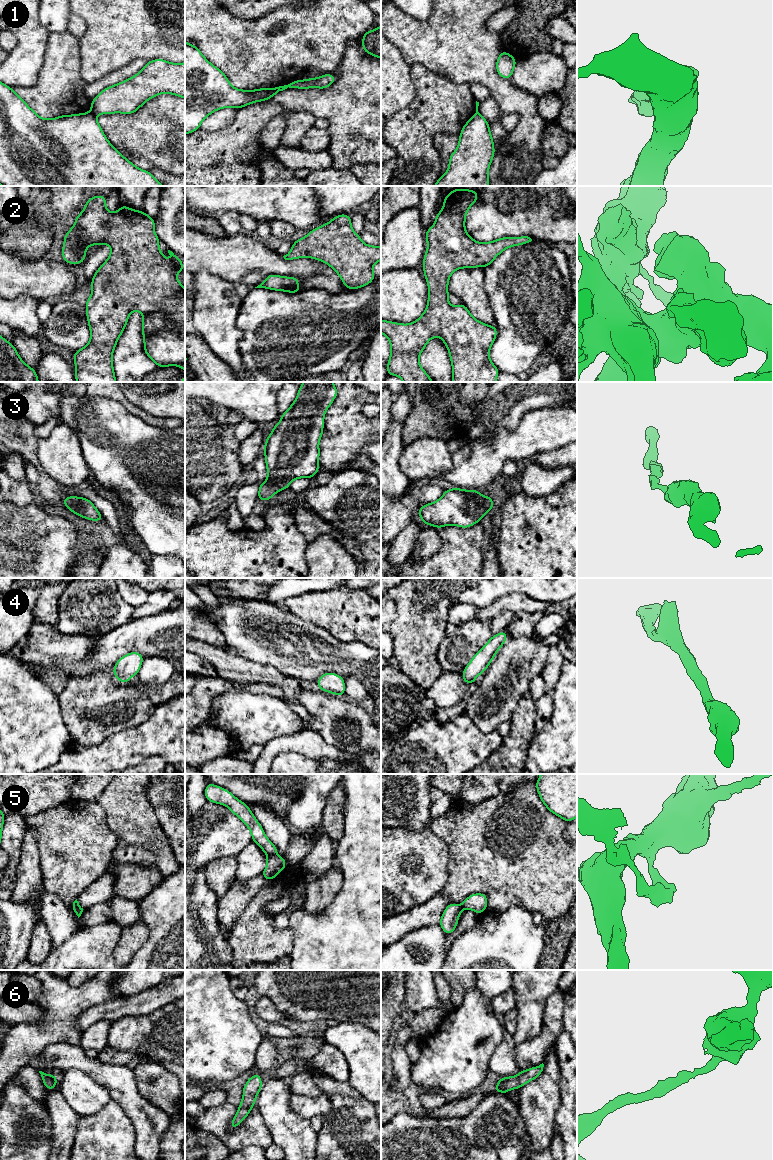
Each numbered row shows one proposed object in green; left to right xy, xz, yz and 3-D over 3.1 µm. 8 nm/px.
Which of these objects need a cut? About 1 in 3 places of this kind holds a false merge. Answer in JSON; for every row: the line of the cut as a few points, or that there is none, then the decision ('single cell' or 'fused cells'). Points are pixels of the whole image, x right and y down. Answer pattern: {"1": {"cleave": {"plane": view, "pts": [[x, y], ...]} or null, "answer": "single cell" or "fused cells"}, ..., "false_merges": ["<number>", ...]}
{"1": {"cleave": {"plane": "xy", "pts": [[91, 111], [95, 115]]}, "answer": "fused cells"}, "2": {"cleave": null, "answer": "single cell"}, "3": {"cleave": null, "answer": "single cell"}, "4": {"cleave": null, "answer": "single cell"}, "5": {"cleave": {"plane": "xz", "pts": [[276, 853], [267, 855]]}, "answer": "fused cells"}, "6": {"cleave": null, "answer": "single cell"}, "false_merges": ["1", "5"]}

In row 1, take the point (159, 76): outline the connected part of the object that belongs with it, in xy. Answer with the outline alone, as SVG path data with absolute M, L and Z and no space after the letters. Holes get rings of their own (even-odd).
M164 59L147 61L145 67L133 77L103 89L92 101L91 112L98 114L133 114L147 100L162 93L173 94L185 99L185 62L171 63Z

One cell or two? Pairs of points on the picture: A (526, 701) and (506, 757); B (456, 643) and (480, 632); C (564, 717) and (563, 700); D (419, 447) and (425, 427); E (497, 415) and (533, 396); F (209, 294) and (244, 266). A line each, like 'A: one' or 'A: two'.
A: one
B: one
C: one
D: two
E: one
F: two

